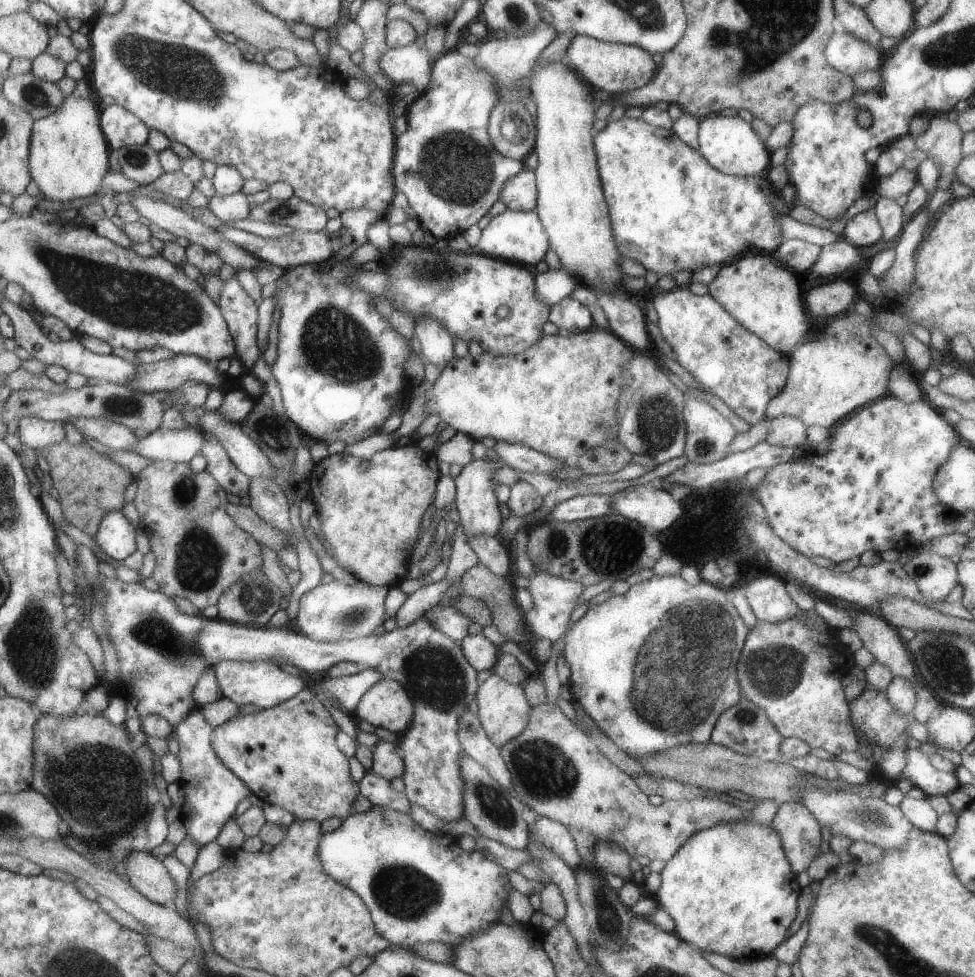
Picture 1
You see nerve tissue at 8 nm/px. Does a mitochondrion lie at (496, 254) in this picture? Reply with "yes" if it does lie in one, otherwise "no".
no

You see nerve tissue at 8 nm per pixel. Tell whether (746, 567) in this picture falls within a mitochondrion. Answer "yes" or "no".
no

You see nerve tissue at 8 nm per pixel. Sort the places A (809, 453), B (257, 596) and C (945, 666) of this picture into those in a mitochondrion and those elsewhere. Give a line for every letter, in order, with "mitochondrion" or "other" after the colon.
A: other
B: mitochondrion
C: mitochondrion

